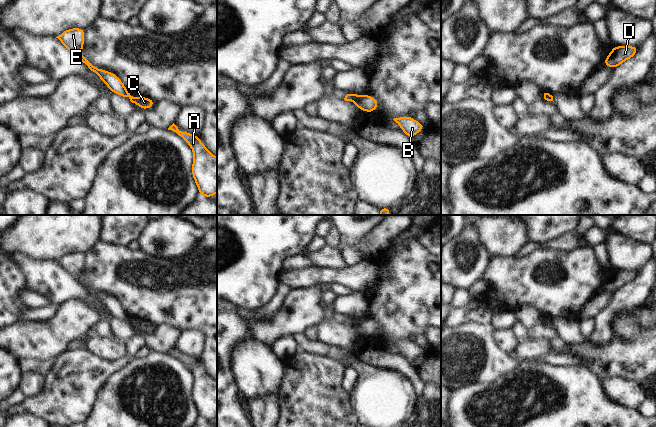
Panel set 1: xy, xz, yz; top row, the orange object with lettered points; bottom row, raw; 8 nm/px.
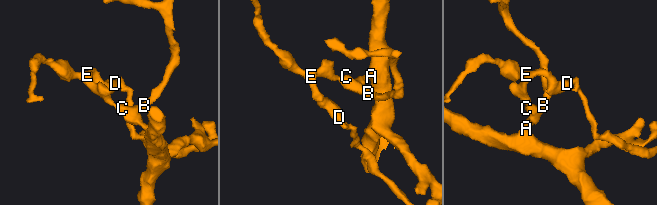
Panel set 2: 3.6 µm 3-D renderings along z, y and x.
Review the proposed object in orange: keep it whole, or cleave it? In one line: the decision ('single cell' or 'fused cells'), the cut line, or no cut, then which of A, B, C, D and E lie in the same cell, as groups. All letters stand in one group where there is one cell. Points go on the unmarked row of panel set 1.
fused cells; cut xz (353, 318), (351, 324); groups A B C / D E

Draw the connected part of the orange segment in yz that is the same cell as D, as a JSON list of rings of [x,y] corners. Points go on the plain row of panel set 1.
[[[614,270],[603,285],[603,289],[615,293],[626,284],[633,282],[638,273],[637,270]]]

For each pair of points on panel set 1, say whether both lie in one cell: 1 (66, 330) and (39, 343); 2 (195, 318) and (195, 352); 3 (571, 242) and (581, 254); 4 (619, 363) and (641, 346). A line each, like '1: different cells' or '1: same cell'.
1: same cell
2: different cells
3: different cells
4: same cell

